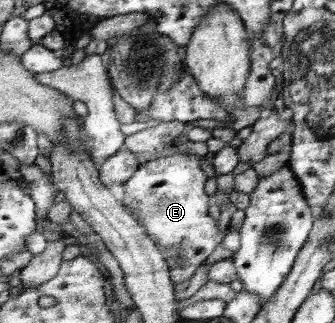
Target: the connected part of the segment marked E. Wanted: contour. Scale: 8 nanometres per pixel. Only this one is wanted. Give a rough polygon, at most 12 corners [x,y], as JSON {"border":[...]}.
{"border":[[208,143],[140,164],[123,205],[164,249],[174,283],[230,226],[208,212]]}

